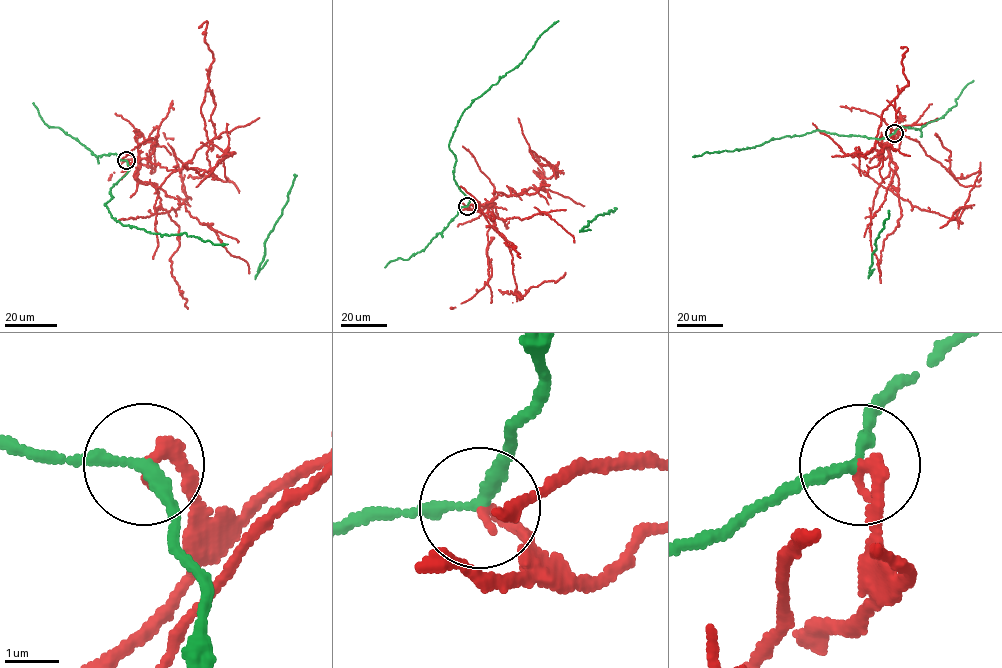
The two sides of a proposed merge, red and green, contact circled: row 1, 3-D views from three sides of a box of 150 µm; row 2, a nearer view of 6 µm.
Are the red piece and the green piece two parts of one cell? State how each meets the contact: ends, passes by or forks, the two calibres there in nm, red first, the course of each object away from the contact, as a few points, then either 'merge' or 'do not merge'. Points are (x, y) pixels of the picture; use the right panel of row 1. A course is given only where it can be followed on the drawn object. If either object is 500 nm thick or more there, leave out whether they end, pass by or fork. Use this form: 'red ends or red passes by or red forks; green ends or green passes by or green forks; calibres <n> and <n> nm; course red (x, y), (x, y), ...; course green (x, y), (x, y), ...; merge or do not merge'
red ends; green passes by; calibres 260 and 200 nm; course red (894, 133), (880, 157), (881, 146), (891, 144), (894, 100), (867, 154), (844, 154), (812, 123); course green (894, 133), (879, 139), (816, 130), (803, 135), (771, 139), (755, 147), (692, 156); do not merge

